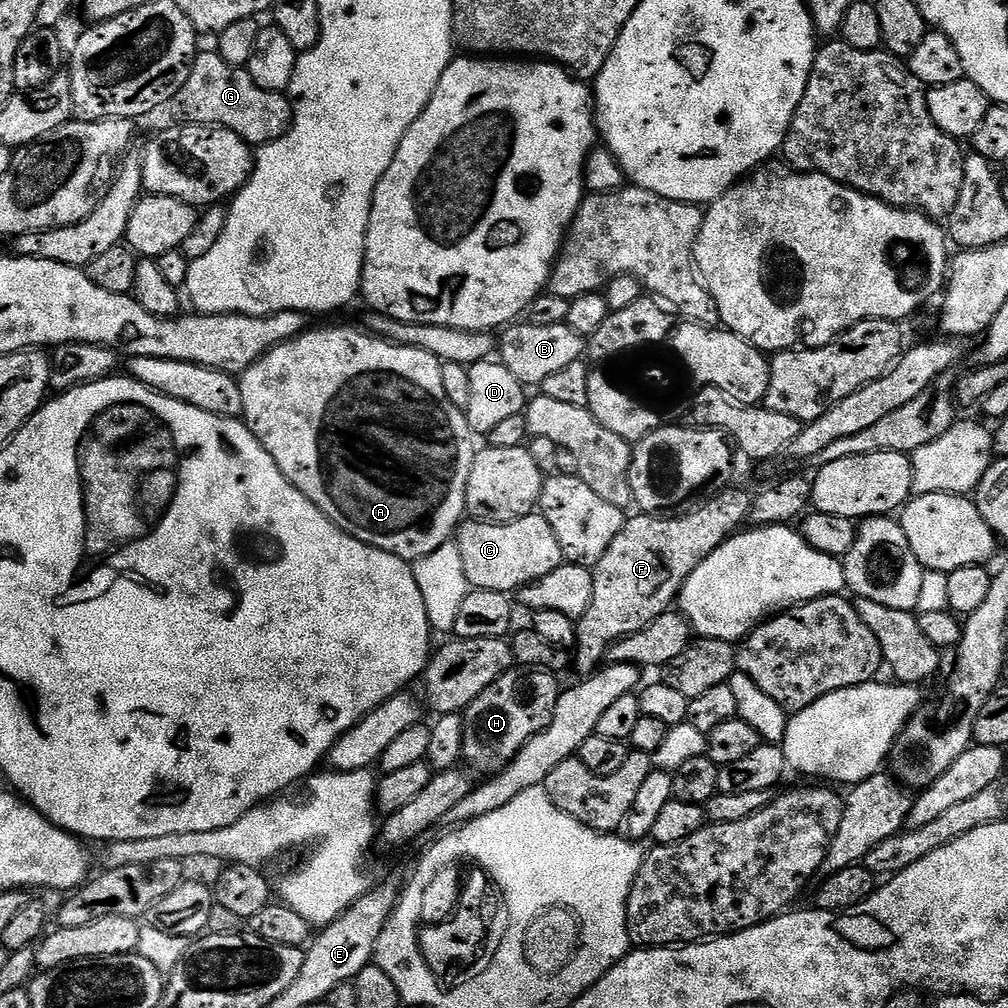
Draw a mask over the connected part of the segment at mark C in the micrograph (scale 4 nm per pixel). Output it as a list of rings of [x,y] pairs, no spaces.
[[[539,514],[507,522],[468,518],[456,529],[454,542],[458,546],[458,554],[462,554],[462,566],[466,569],[469,585],[482,590],[512,594],[565,563],[562,546],[558,546],[558,538],[554,538],[550,522]]]

